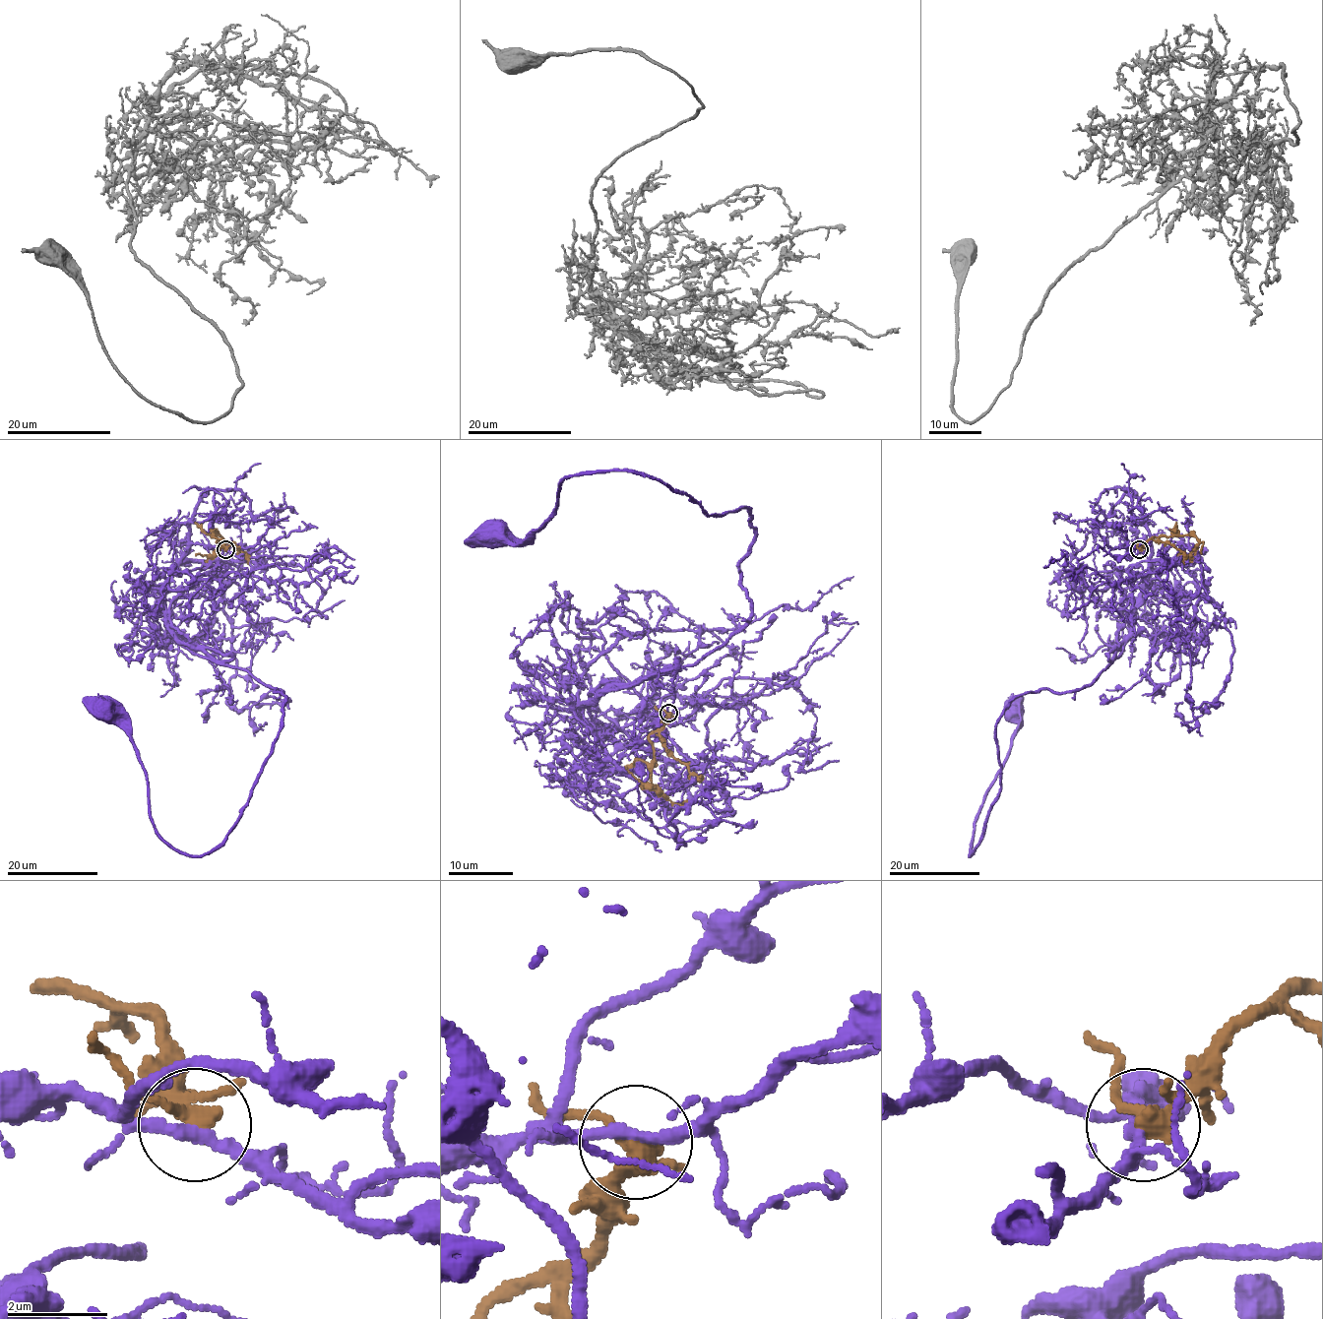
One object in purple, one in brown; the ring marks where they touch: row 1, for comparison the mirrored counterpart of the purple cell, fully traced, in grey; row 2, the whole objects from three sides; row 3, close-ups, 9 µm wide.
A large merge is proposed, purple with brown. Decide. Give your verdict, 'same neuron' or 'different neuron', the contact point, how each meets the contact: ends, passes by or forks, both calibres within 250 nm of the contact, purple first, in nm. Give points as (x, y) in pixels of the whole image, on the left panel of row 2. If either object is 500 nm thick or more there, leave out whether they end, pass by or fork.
different neuron; at (225, 549); purple passes by; brown forks there; 240 nm thick on the purple side, 300 nm on the other

